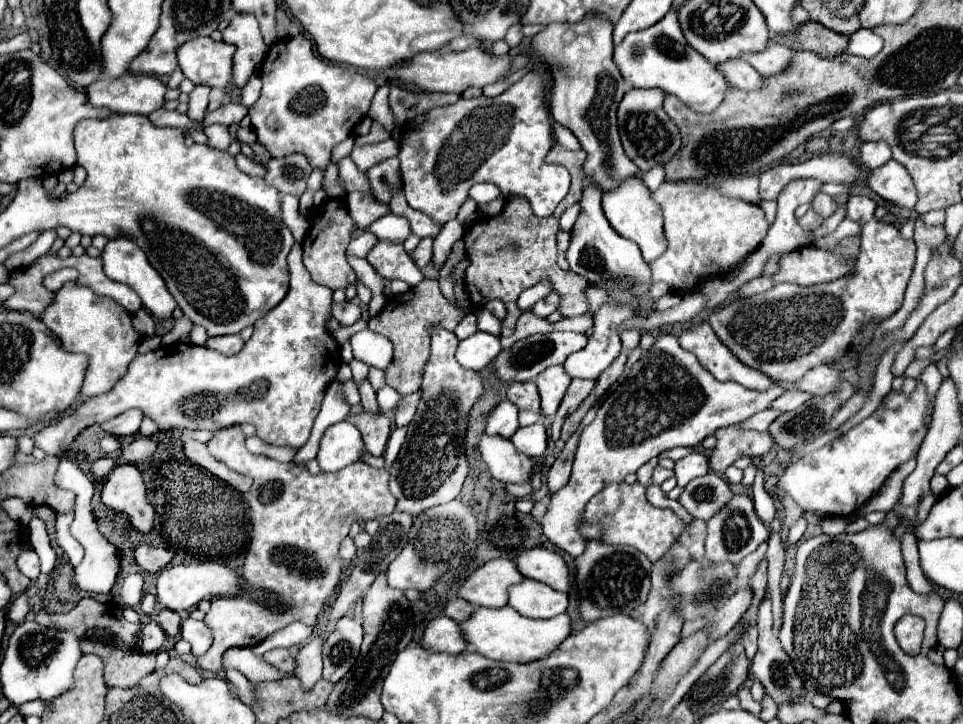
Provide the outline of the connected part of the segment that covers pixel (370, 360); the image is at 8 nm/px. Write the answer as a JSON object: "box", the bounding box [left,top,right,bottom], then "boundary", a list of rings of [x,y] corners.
{"box":[351,329,393,369],"boundary":[[[363,329],[351,337],[353,345],[353,355],[355,359],[373,365],[377,369],[387,369],[391,359],[393,359],[393,345],[387,341],[387,337],[377,335],[371,329]]]}

